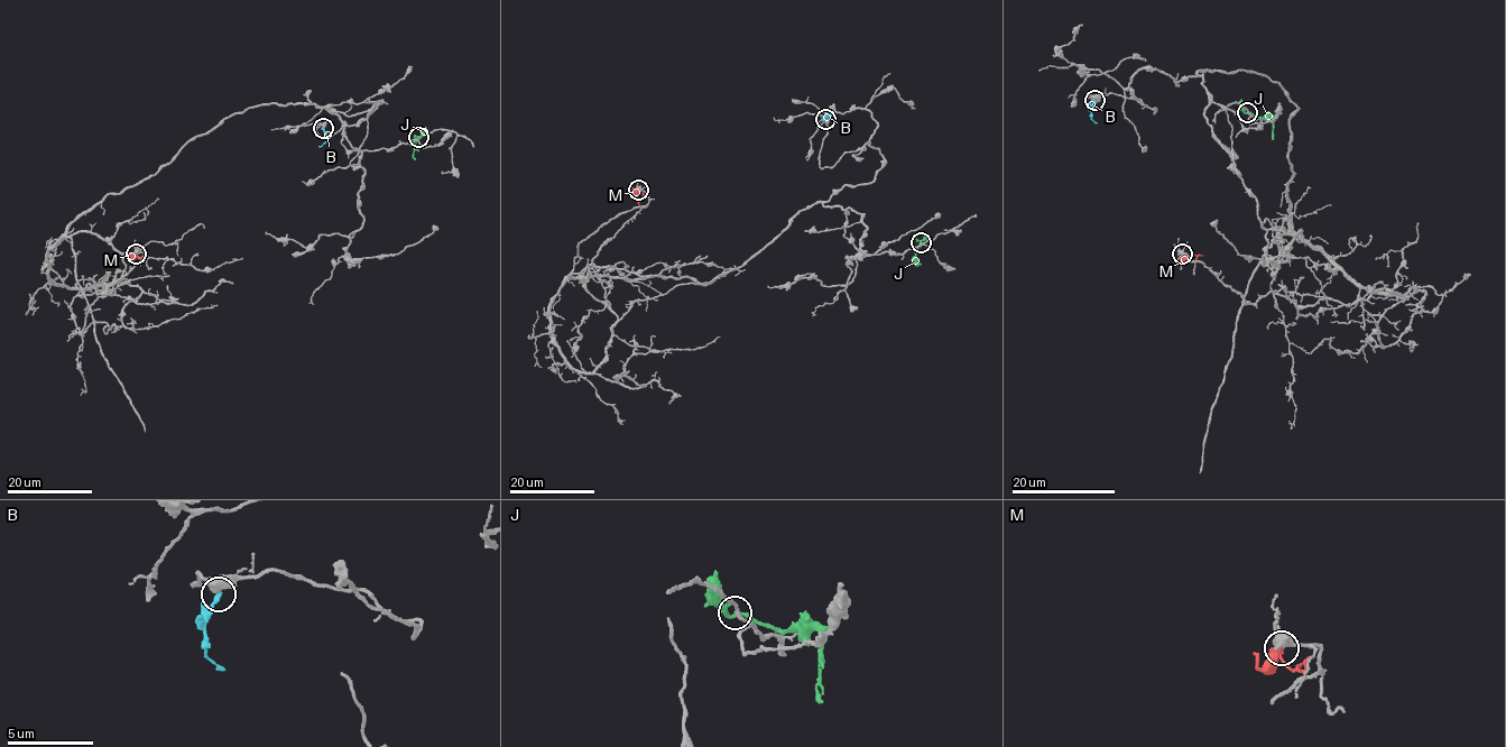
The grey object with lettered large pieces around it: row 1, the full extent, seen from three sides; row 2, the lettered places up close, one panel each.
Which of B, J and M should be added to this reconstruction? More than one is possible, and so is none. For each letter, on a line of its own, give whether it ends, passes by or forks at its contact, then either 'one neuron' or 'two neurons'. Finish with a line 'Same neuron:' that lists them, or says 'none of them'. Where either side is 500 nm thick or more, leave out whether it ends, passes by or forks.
B: it ends; two neurons
J: it forks; two neurons
M: it ends; two neurons
Same neuron: none of them

